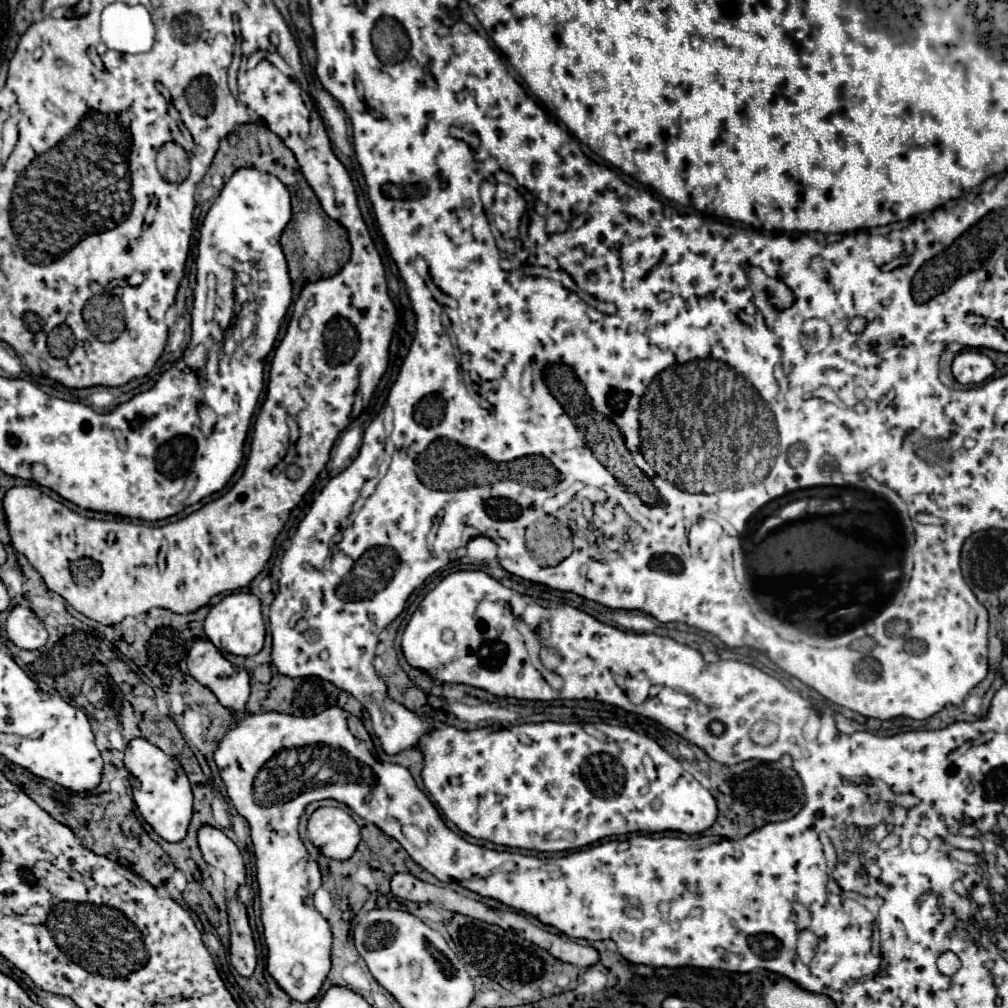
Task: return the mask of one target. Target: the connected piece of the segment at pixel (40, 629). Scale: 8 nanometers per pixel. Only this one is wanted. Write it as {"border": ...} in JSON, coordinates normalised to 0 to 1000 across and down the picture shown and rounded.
{"border":[[[17,600],[7,614],[7,632],[19,644],[39,644],[47,638],[47,624],[43,616],[23,600]]]}

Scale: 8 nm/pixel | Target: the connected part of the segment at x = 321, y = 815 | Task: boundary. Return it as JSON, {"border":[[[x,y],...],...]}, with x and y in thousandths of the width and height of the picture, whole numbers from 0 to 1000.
{"border":[[[316,801],[307,811],[307,832],[326,852],[346,852],[356,834],[356,818],[334,801]]]}

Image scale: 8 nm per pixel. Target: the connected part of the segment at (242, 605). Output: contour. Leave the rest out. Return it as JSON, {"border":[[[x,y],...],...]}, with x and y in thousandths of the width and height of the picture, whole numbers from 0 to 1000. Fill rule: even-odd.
{"border":[[[229,588],[215,598],[203,614],[203,630],[217,644],[239,652],[249,652],[259,646],[263,635],[263,618],[259,612],[259,598],[249,588]]]}

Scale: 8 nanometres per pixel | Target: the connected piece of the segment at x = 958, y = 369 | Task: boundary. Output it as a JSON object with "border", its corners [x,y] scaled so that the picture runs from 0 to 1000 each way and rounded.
{"border":[[[953,348],[945,356],[945,374],[955,382],[971,382],[987,368],[985,358],[971,348]]]}

